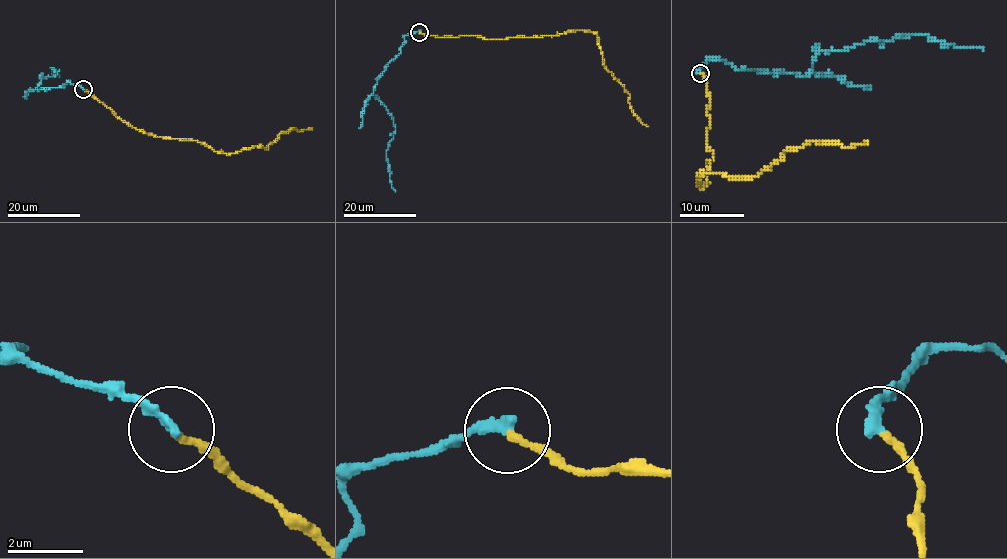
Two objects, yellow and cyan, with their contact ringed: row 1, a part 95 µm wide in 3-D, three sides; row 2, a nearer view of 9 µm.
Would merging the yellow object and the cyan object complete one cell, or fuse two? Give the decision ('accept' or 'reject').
reject

